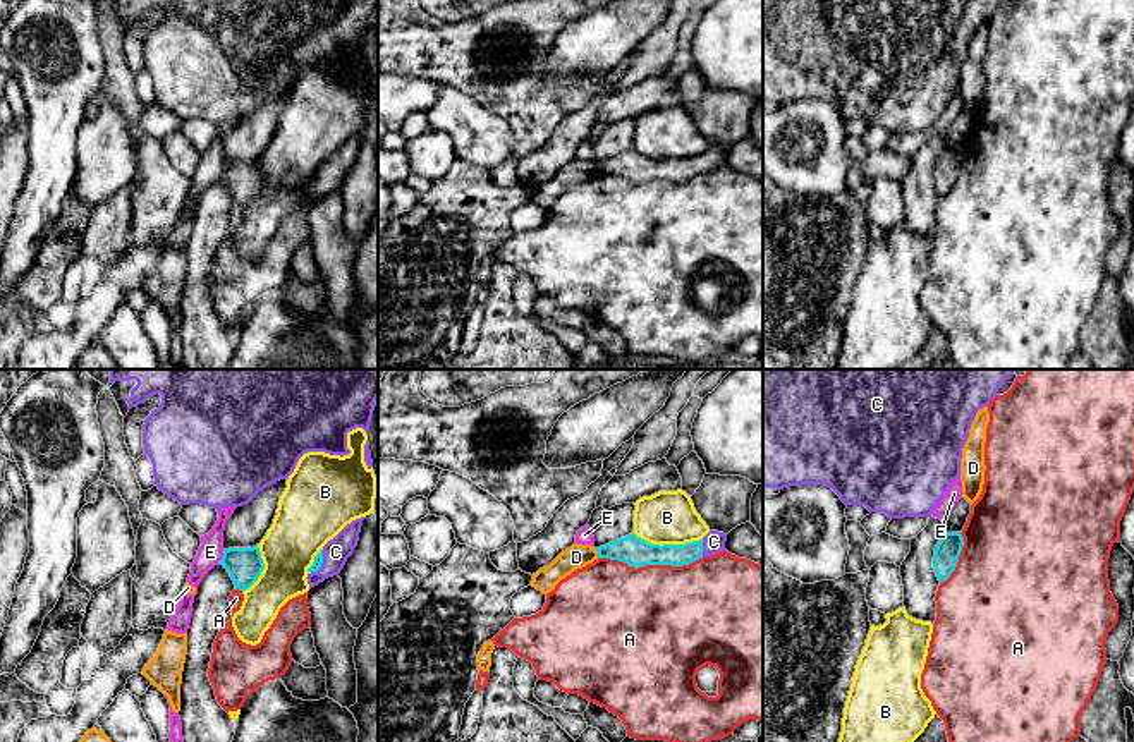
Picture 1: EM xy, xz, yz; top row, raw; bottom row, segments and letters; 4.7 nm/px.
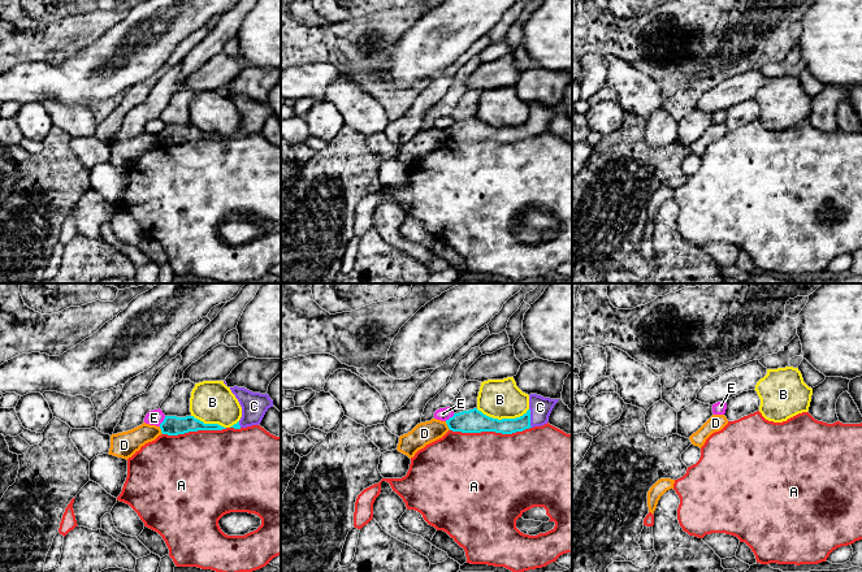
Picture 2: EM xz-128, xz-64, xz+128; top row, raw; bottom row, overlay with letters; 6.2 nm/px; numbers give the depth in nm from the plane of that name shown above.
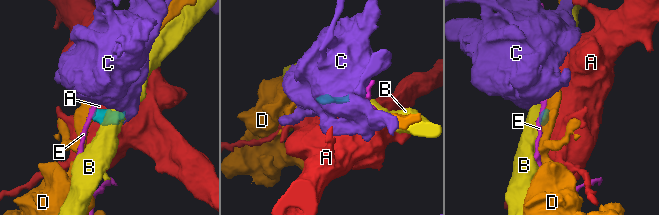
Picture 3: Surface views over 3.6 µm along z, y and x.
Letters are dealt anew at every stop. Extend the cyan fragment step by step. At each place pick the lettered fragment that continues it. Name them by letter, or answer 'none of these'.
C

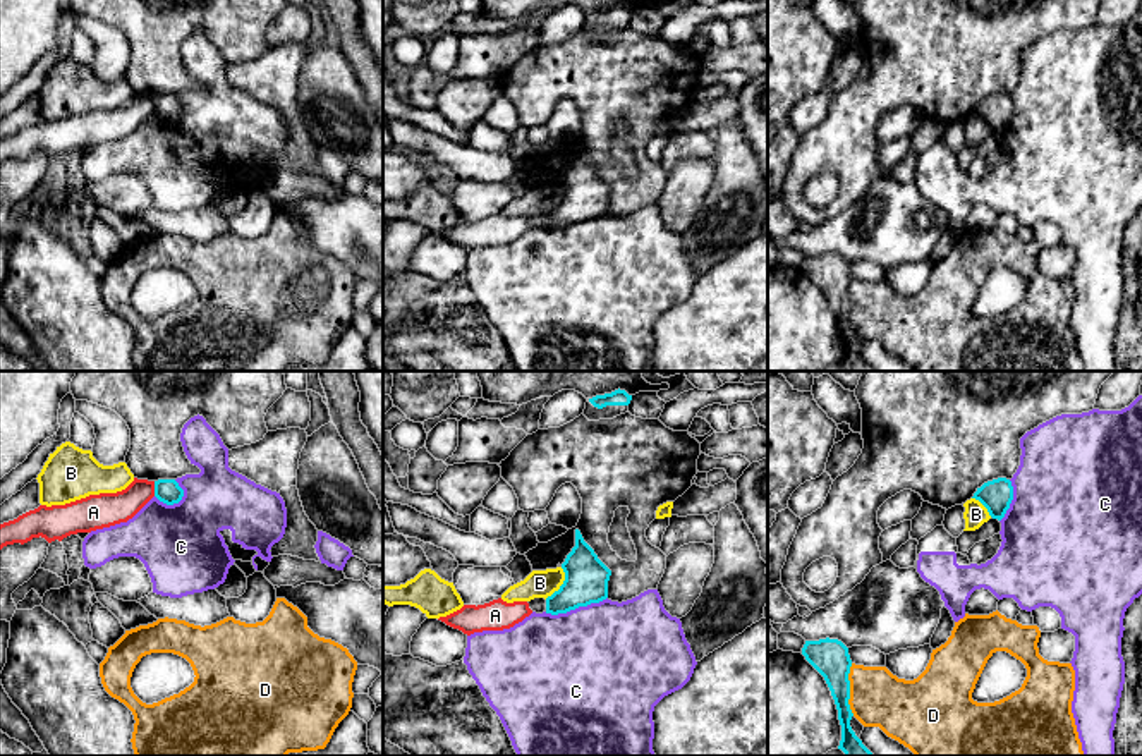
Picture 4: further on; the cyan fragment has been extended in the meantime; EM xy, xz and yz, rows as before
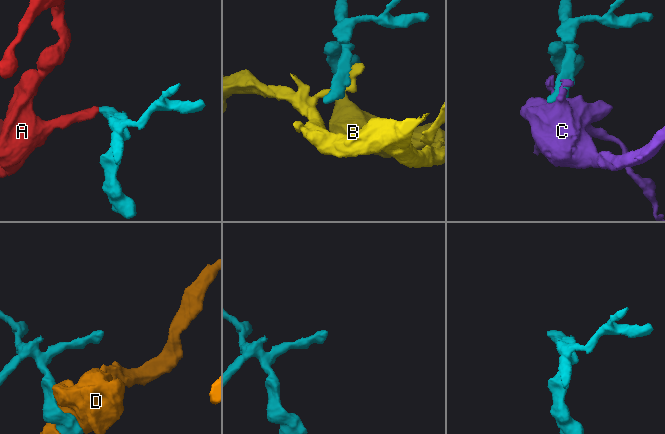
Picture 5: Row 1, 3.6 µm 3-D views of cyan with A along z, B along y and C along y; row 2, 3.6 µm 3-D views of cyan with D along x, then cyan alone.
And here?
none of these

